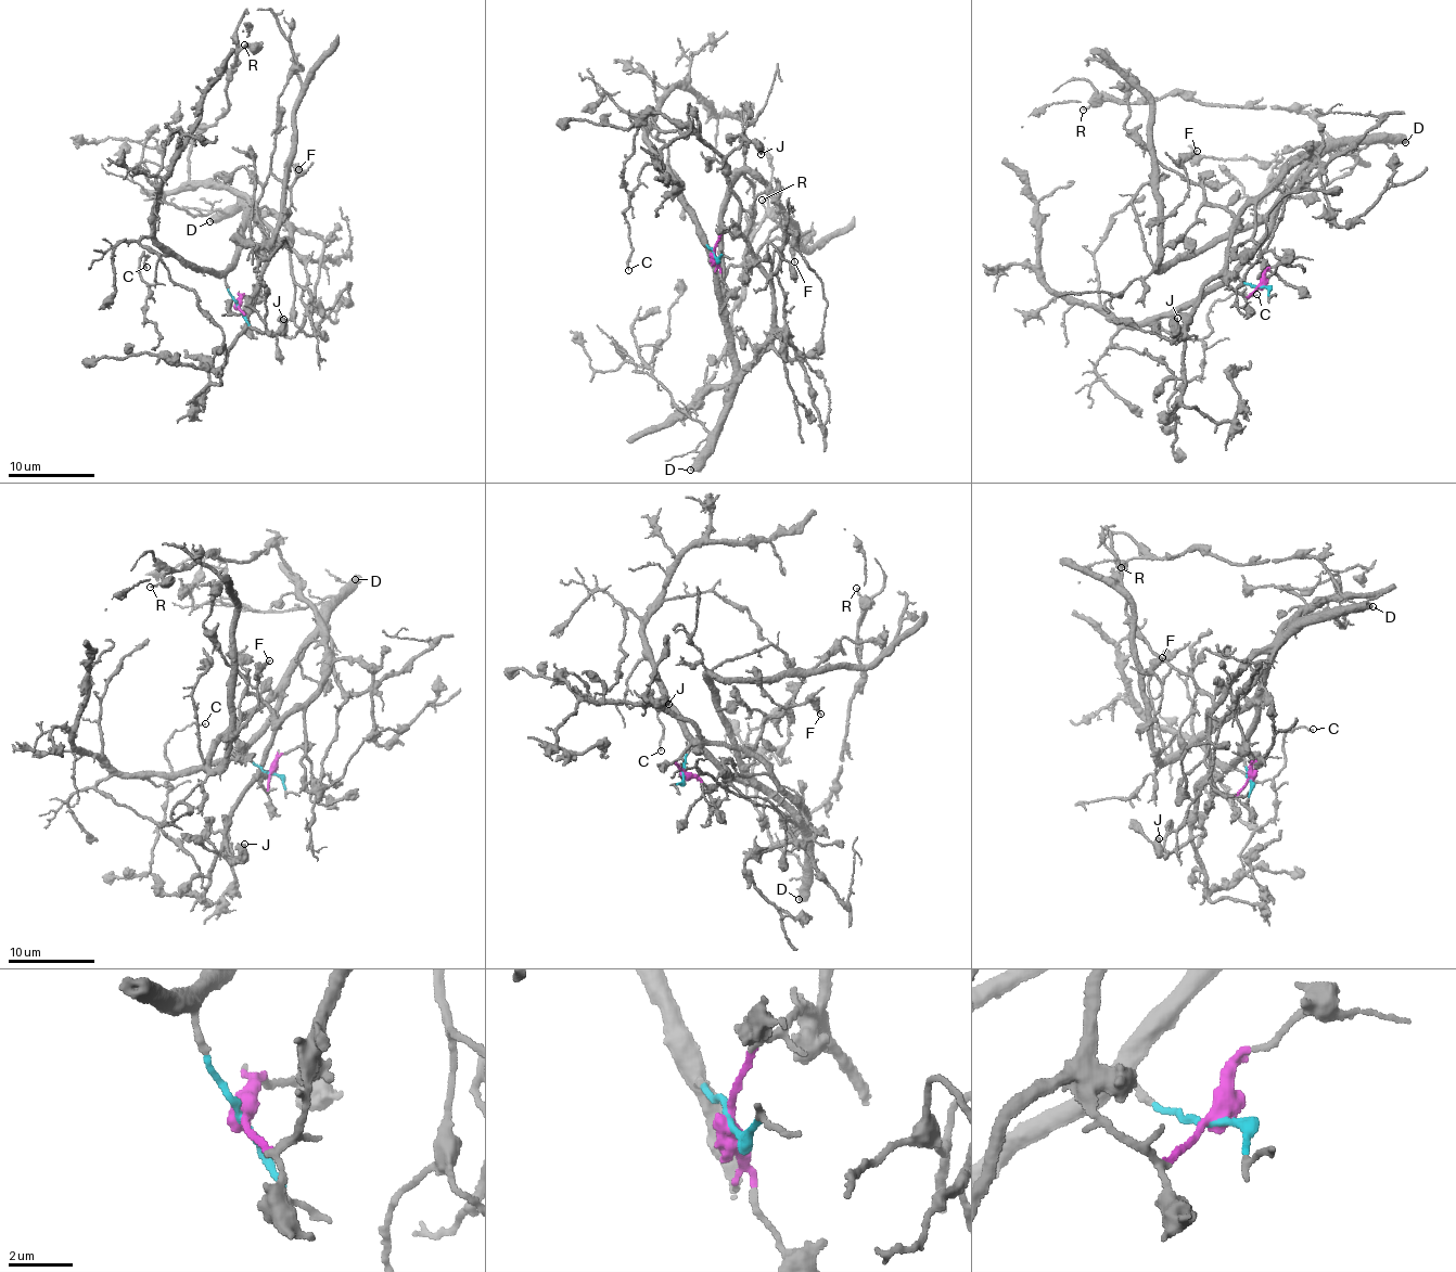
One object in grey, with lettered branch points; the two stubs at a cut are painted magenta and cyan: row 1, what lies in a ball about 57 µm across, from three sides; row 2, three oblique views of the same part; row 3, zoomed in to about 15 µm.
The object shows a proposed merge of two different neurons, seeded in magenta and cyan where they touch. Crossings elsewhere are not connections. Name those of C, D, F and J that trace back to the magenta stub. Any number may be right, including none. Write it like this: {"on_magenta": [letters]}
{"on_magenta": ["F", "J"]}

